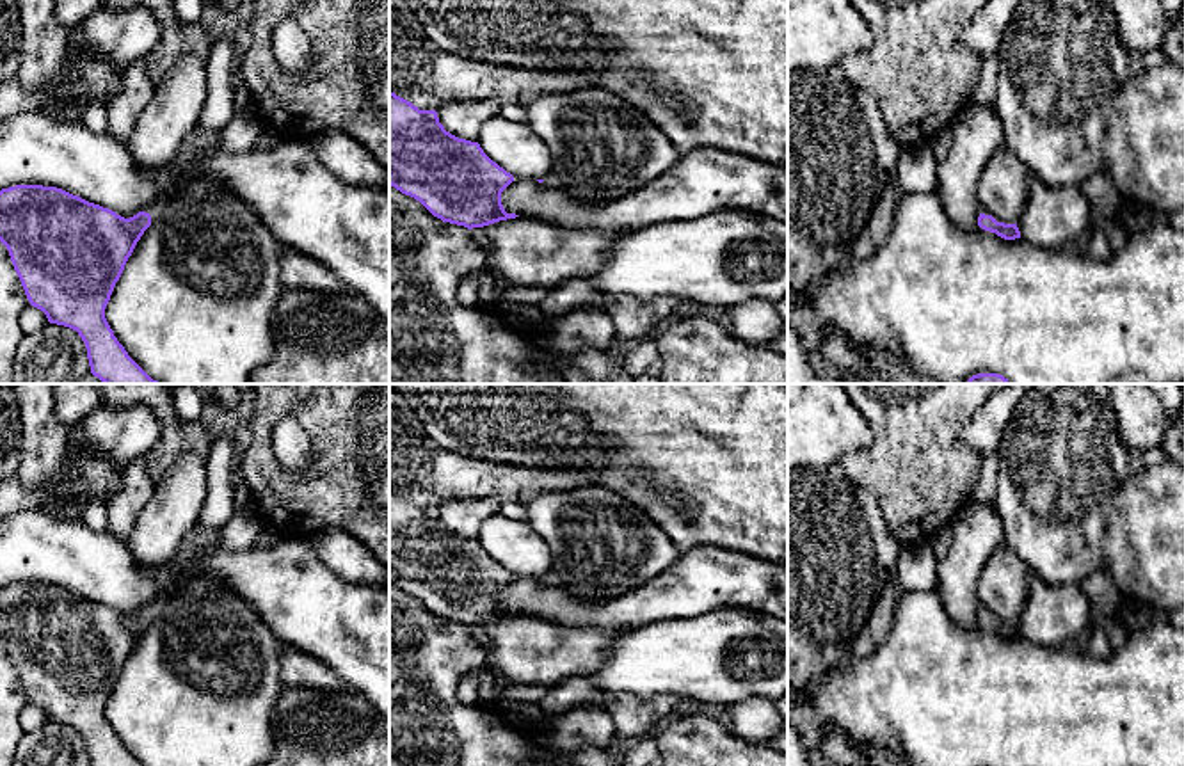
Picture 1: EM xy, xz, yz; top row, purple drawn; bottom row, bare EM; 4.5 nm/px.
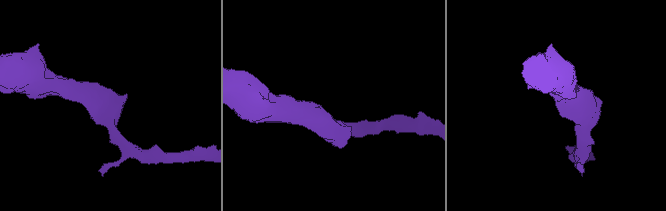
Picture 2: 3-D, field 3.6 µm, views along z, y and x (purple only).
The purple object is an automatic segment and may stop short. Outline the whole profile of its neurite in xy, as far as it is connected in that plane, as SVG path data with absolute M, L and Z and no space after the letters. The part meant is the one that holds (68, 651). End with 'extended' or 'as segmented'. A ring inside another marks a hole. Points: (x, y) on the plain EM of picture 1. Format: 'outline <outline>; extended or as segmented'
outline M57 585L0 588L0 640L30 704L78 730L91 766L140 766L114 734L105 706L144 629L172 594L124 617Z; extended

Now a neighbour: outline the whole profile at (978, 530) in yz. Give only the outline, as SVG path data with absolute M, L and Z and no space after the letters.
M967 501L953 521L949 553L937 563L937 592L946 615L960 627L978 626L974 583L988 555L1003 544L1004 526L992 503Z

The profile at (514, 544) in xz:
M494 514L480 526L478 542L492 560L516 576L542 578L553 563L548 544L526 521Z

